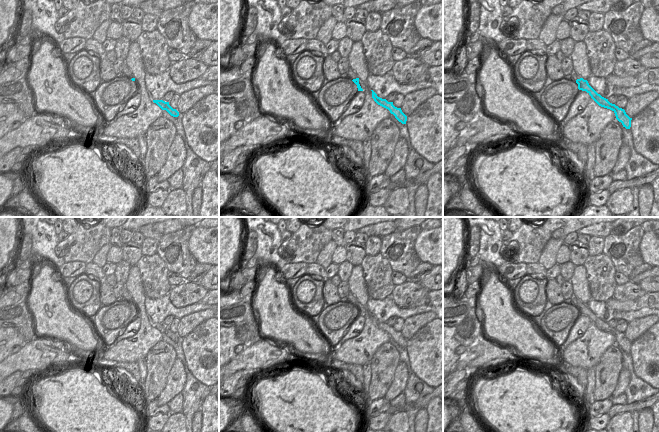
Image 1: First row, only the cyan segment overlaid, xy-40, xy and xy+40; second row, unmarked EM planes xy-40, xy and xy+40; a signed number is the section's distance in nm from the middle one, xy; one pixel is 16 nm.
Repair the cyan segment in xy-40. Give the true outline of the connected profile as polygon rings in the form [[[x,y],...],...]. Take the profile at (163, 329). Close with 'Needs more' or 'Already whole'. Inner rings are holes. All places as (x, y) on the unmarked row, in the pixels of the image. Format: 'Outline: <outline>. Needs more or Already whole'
Outline: [[[153,324],[154,327],[156,327],[162,334],[166,334],[171,340],[178,341],[179,336],[176,333],[173,333],[169,326],[165,326],[163,324]]]. Already whole.

